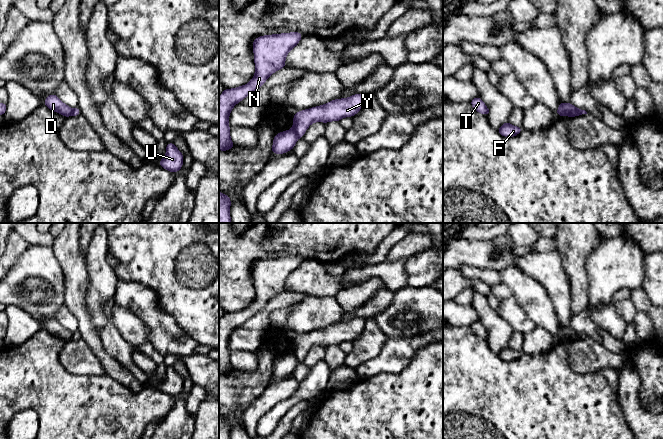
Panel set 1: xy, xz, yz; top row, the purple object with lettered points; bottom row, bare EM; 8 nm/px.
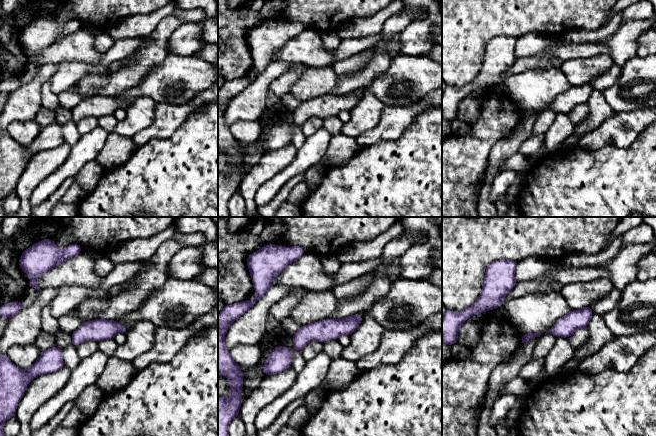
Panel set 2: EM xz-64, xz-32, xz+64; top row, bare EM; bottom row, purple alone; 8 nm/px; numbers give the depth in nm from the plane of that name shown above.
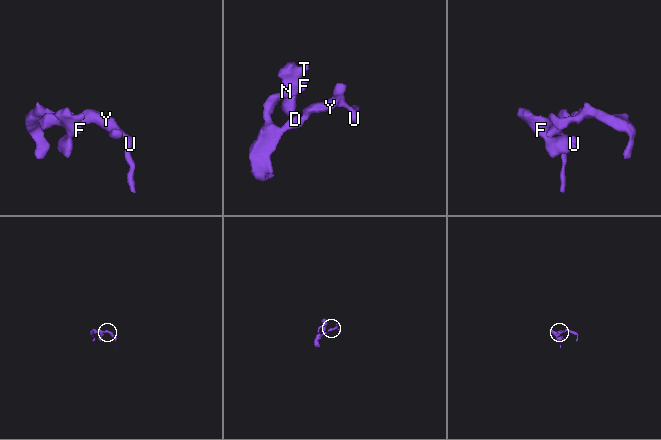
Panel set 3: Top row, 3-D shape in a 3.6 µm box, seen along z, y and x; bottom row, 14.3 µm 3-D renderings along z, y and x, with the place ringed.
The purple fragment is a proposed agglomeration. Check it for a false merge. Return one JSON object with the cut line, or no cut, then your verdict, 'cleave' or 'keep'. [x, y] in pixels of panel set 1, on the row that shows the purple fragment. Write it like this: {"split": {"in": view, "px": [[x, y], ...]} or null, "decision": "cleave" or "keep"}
{"split": {"in": "xz", "px": [[291, 129], [298, 137]]}, "decision": "cleave"}

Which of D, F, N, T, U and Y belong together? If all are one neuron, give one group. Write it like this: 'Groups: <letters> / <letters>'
Groups: D F N T / U Y

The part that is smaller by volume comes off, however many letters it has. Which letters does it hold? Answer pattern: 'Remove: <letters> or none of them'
Remove: U, Y

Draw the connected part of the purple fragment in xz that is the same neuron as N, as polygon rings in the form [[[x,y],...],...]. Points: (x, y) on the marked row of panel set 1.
[[[300,32],[260,36],[253,41],[255,76],[246,85],[224,89],[219,97],[219,150],[227,151],[235,145],[230,138],[228,124],[232,108],[262,86],[268,77],[285,68],[288,52],[296,47],[303,35]]]

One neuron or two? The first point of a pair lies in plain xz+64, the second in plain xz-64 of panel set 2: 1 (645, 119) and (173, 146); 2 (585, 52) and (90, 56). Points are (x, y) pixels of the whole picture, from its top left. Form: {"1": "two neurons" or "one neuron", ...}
{"1": "two neurons", "2": "one neuron"}

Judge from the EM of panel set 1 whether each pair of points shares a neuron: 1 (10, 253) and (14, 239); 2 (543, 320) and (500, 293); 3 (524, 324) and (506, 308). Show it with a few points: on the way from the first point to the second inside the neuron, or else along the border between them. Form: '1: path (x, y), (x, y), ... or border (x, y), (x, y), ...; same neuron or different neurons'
1: path (13, 250), (14, 242); same neuron
2: border (500, 281), (509, 289), (512, 295); different neurons
3: path (520, 322), (510, 312); same neuron

